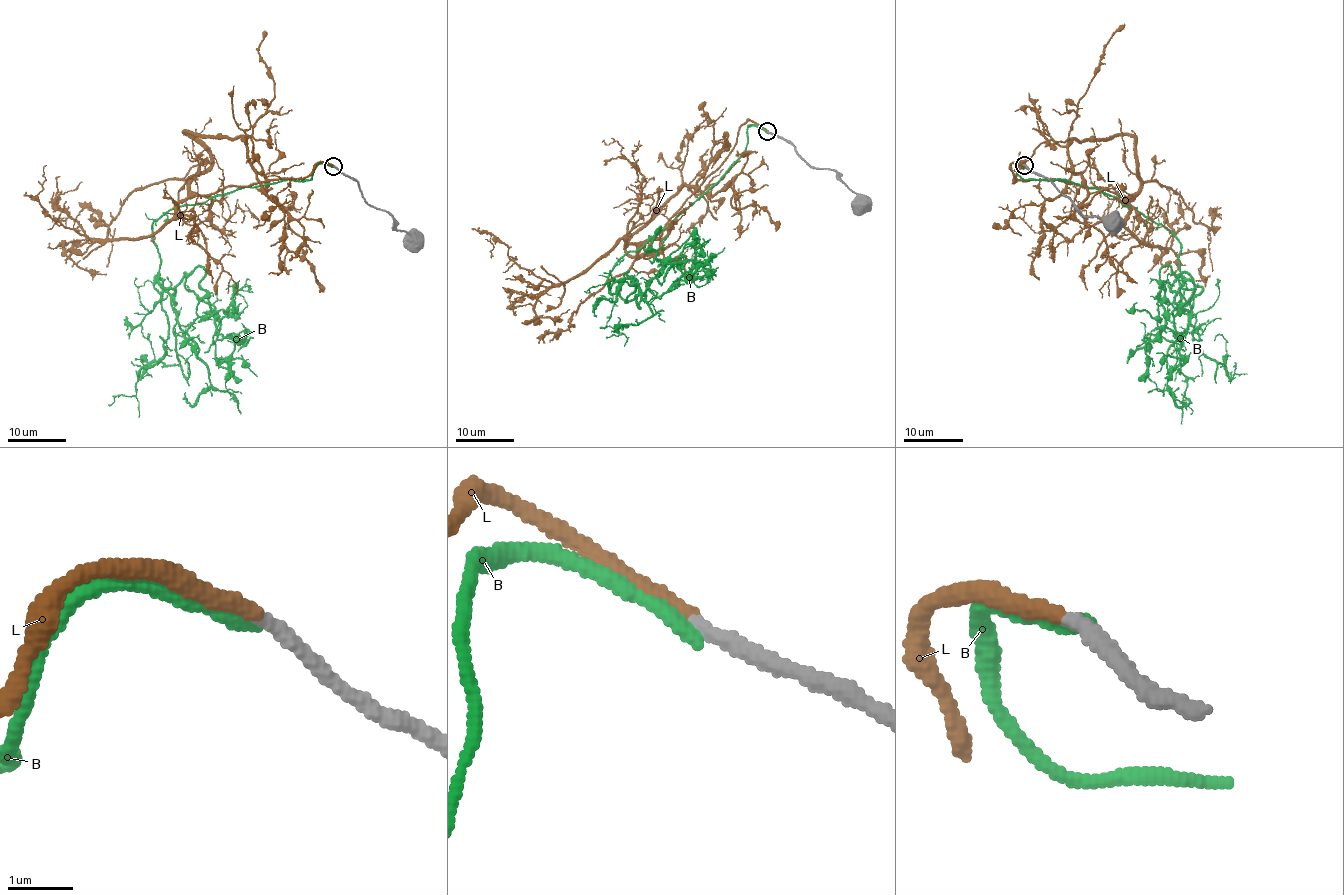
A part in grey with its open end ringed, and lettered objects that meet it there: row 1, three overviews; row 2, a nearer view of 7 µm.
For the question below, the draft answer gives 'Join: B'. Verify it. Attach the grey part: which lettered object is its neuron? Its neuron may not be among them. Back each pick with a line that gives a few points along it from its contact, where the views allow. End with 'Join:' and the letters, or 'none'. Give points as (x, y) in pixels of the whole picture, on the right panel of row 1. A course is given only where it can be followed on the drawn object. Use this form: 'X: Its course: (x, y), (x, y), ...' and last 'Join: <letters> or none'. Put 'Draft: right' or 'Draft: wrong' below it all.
B: Its course: (1024, 164), (1180, 244), (1201, 290), (1178, 276), (1193, 290), (1160, 332), (1180, 357), (1156, 373)
Join: B
Draft: right

